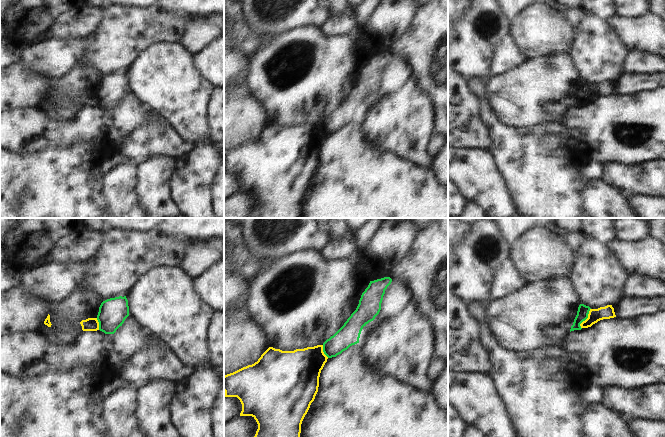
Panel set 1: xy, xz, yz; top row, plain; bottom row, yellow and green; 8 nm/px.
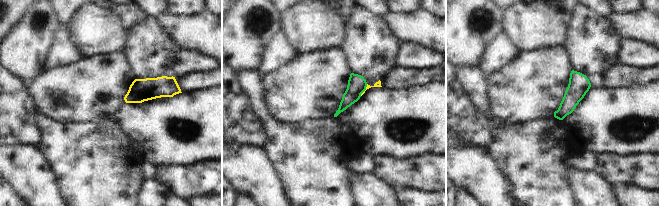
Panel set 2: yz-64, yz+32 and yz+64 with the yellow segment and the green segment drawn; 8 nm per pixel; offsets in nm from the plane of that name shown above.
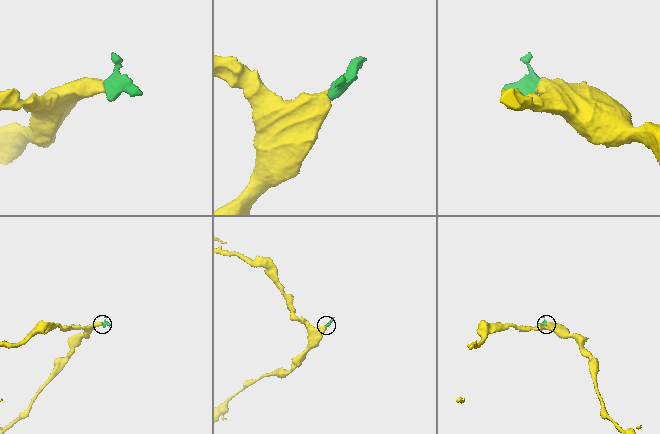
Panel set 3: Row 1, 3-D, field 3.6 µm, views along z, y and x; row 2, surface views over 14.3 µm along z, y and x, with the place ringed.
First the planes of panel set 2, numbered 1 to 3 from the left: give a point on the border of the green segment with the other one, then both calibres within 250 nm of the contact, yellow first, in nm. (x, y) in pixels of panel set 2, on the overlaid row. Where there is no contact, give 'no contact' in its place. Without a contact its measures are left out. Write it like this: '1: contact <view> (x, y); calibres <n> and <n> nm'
1: no contact
2: contact yz+32 (365, 90); calibres 50 and 150 nm
3: no contact

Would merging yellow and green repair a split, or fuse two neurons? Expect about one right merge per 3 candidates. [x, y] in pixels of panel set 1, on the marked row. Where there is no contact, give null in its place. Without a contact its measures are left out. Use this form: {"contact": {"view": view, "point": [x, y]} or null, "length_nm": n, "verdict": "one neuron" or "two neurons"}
{"contact": {"view": "yz", "point": [587, 318]}, "length_nm": 180, "verdict": "two neurons"}

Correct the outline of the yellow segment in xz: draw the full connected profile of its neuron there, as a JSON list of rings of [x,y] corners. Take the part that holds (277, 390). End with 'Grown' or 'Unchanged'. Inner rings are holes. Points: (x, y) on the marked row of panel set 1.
[[[323,345],[307,347],[304,349],[296,349],[294,351],[282,351],[280,349],[269,347],[254,364],[248,365],[224,376],[225,397],[237,397],[242,404],[242,411],[240,416],[252,416],[256,420],[258,429],[254,437],[300,437],[302,421],[318,392],[320,373],[325,363],[327,362],[327,359],[328,357],[323,352]]]. Unchanged

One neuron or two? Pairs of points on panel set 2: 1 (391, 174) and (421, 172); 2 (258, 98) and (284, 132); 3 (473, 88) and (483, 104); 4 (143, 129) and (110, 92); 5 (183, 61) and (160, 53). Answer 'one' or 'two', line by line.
1: one
2: one
3: one
4: two
5: two

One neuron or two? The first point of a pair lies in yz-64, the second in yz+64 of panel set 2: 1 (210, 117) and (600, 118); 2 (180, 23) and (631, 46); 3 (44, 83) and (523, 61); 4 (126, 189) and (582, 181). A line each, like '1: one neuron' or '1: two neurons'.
1: one neuron
2: two neurons
3: one neuron
4: two neurons

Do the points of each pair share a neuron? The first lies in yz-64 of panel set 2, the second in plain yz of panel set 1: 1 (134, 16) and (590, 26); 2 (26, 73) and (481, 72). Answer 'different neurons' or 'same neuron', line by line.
1: different neurons
2: same neuron

